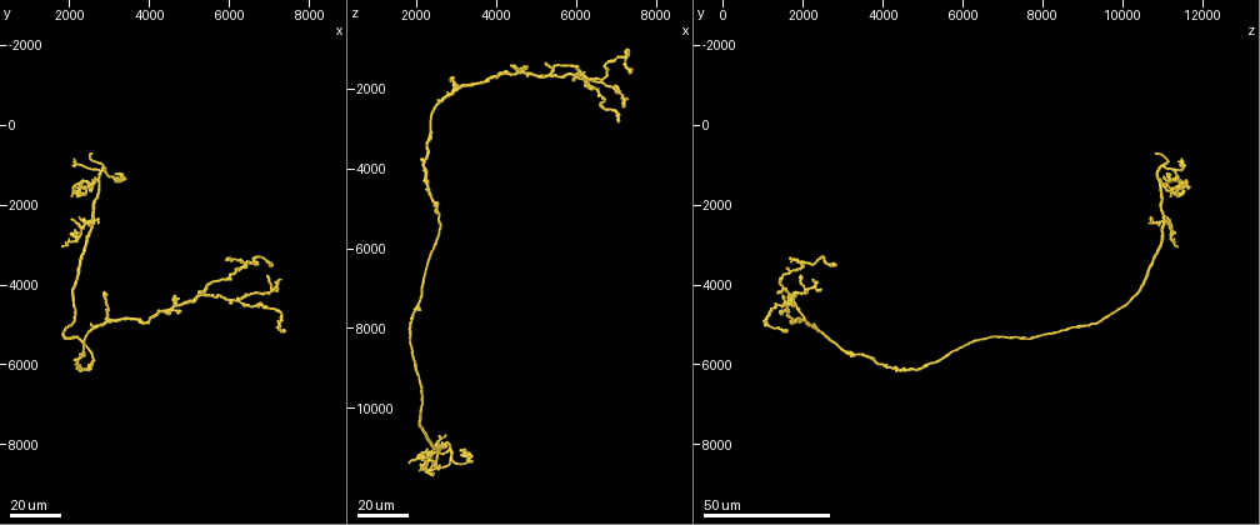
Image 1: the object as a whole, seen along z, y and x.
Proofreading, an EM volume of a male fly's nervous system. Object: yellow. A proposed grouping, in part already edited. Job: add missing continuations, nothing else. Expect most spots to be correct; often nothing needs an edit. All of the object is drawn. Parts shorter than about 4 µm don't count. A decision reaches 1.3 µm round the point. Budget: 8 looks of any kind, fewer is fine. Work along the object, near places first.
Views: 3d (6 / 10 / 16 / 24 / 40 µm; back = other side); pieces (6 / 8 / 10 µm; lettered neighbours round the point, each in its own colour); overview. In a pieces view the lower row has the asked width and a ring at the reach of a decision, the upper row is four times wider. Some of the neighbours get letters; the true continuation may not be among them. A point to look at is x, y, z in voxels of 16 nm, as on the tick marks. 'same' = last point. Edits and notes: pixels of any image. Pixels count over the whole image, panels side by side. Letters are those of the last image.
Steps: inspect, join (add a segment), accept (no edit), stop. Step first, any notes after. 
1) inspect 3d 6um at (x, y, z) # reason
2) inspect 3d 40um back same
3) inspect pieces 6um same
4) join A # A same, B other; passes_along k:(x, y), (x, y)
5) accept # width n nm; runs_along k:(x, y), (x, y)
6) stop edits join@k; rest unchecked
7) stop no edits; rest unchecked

inspect 3d 40um at (6250, 3600, 1650) # an open end

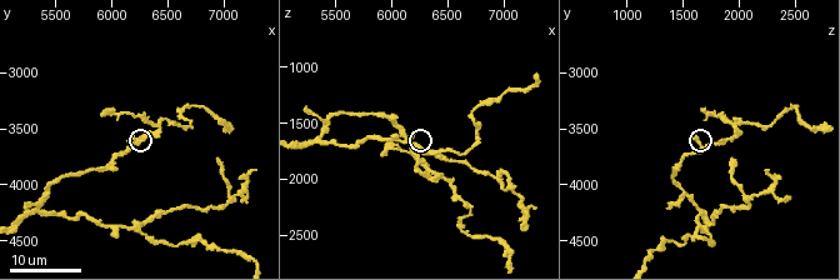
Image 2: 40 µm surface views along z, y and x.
inspect pieces 8um at (6180, 3580, 1620)

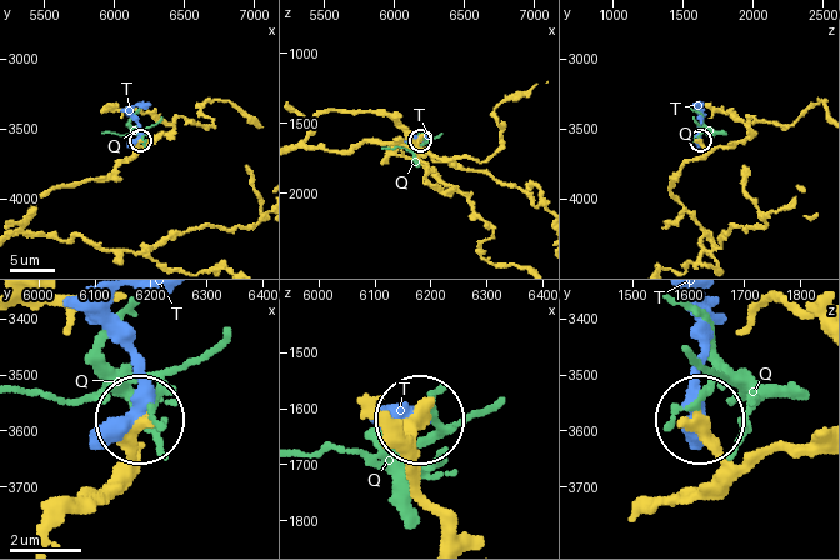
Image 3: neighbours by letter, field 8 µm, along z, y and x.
accept # Q other, T other; runs_along 3:(48, 523), (119, 469), (134, 418); no lettered segment goes on from it

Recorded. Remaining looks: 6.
inspect 3d 16um at (5220, 4200, 1360) # branch stops here

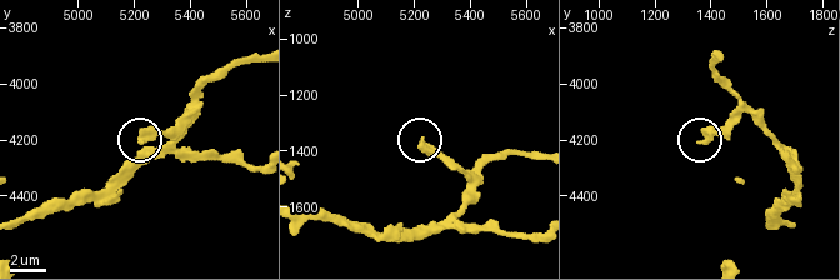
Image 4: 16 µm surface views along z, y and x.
inspect pieces 8um at (5230, 4200, 1360)

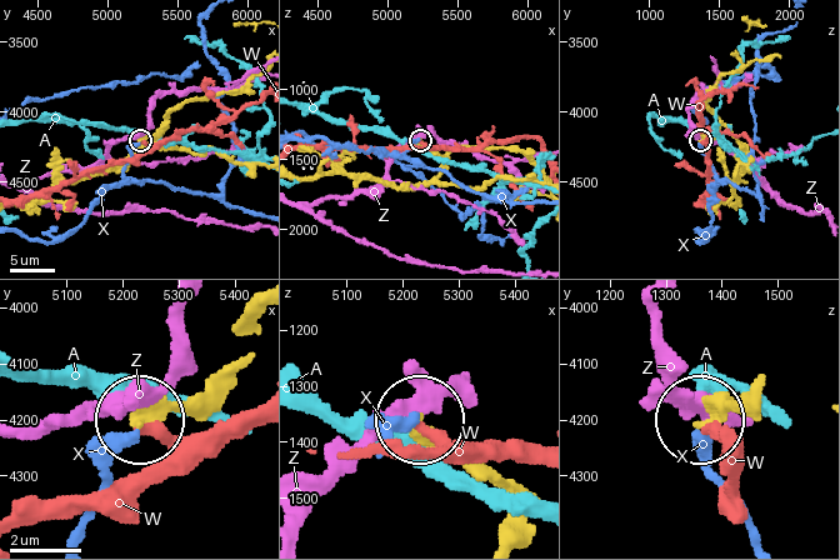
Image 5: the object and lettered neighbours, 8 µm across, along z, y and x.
accept # A other, W other, X other, Z other; runs_along 5:(758, 381), (706, 414); no lettered segment goes on from it

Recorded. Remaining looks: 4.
inspect 3d 24um at (7280, 3860, 2280) # branch stops here

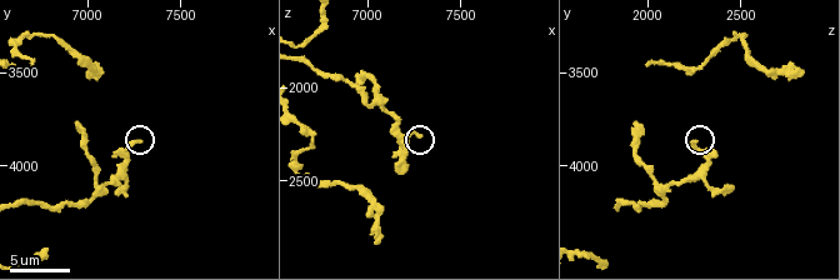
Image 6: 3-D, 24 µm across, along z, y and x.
inspect pieces 6um at (7280, 3860, 2260) # see the neighbours

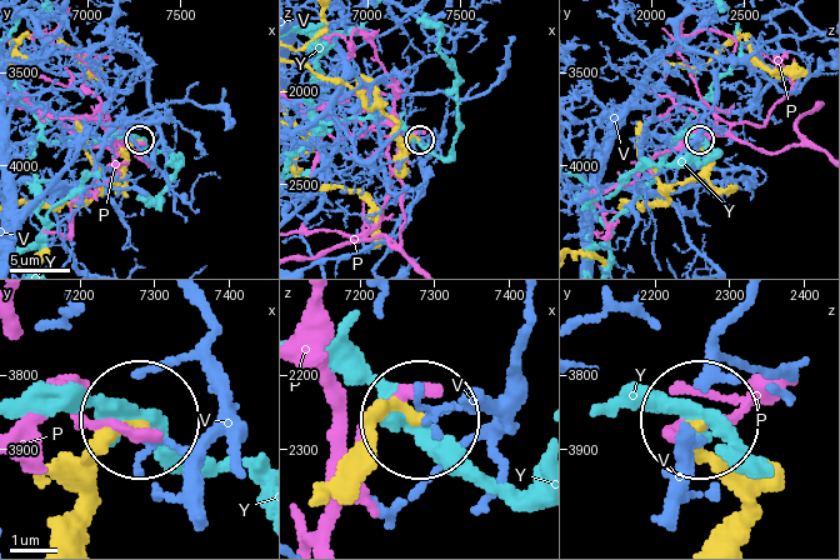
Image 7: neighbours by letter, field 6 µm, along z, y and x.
accept # P other, V other, Y other; none of them fits

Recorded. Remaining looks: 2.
inspect 3d 40um at (2050, 1800, 11150) # thin end

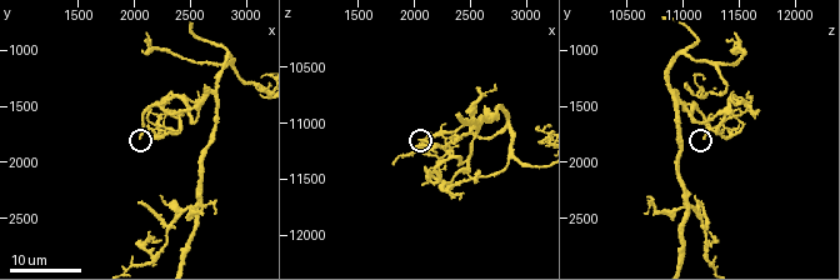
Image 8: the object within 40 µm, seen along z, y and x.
inspect pieces 6um at (2060, 1800, 11180)

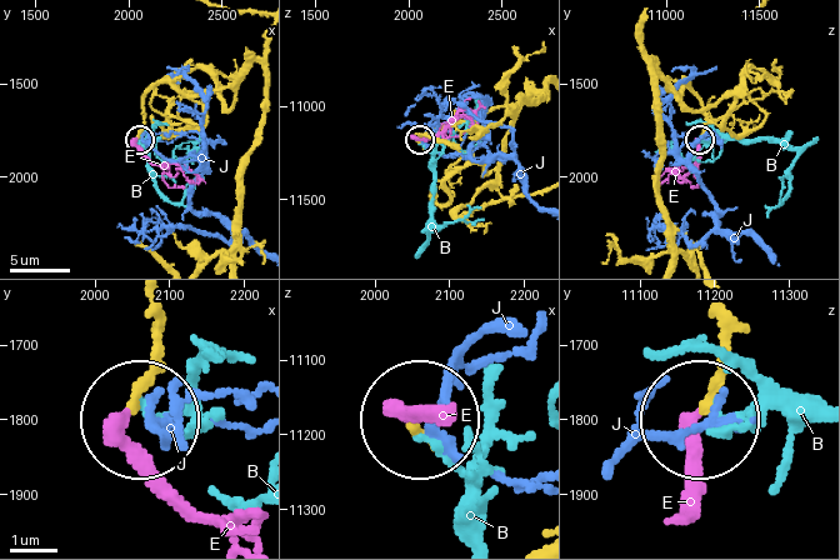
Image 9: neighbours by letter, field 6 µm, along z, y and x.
join E # B other, E same, J other; it goes on there

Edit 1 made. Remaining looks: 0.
stop edits join@9; rest unchecked

